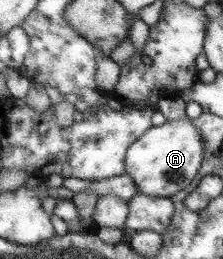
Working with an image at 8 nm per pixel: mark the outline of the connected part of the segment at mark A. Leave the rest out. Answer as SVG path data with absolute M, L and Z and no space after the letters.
M185 117L175 122L166 121L159 126L150 126L128 145L124 156L124 174L133 179L137 193L170 198L192 181L204 161L204 144L197 132L199 129L189 121Z

